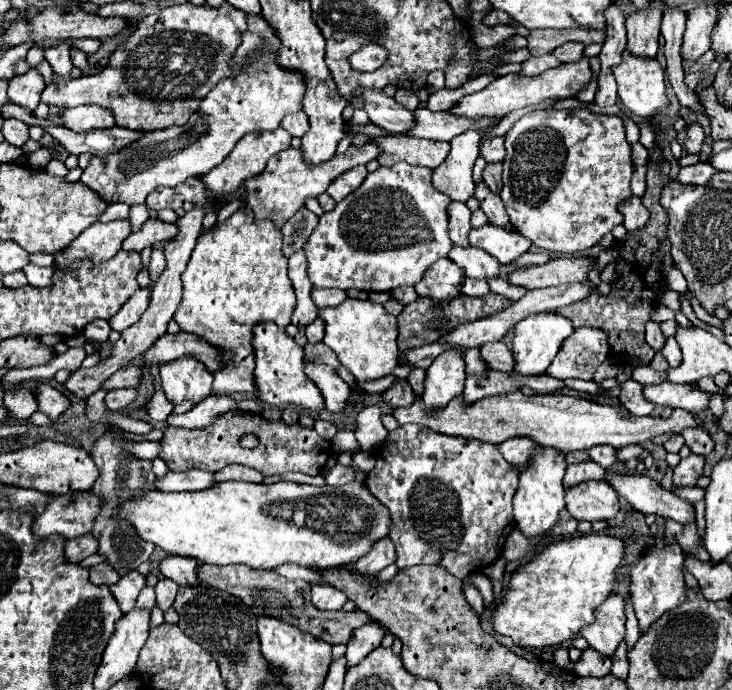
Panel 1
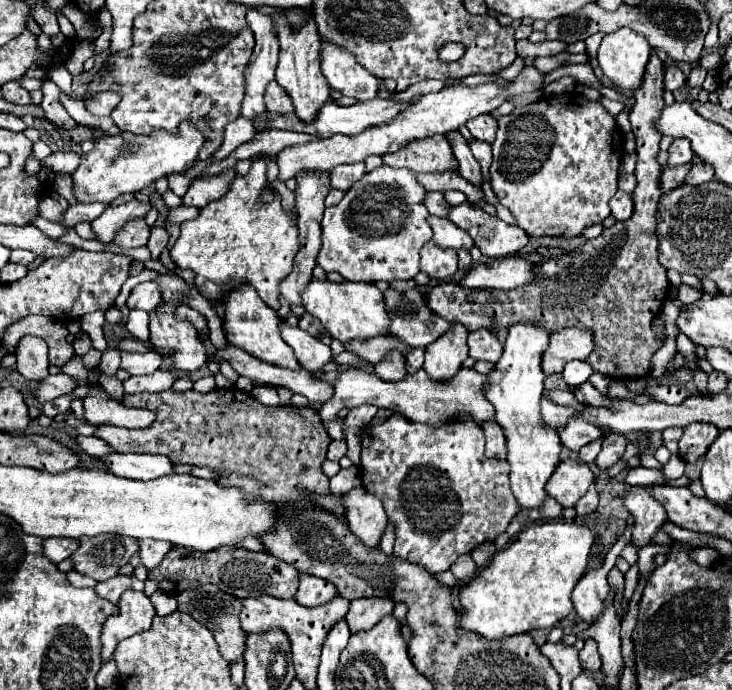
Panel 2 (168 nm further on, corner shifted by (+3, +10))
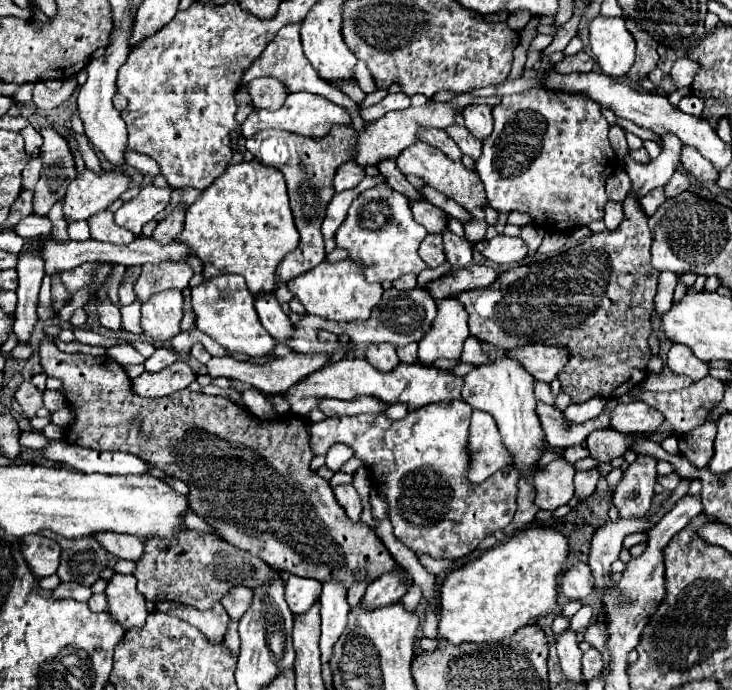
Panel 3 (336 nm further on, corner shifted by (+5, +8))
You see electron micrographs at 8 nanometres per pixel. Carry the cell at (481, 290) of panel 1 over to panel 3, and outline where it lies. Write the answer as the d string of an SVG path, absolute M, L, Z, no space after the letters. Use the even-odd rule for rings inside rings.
M450 230L442 234L444 252L446 254L447 261L454 266L454 268L464 268L470 264L472 260L472 246L462 240L460 236L452 234Z

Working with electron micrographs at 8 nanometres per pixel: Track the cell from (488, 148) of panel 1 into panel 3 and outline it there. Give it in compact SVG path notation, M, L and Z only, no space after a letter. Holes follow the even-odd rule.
M470 106L462 112L466 120L466 128L472 132L472 136L486 140L492 132L492 108L490 106Z

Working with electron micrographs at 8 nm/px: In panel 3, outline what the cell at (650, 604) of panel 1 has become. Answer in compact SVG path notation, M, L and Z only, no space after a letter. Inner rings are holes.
M638 456L624 472L624 478L614 488L612 502L622 518L642 518L652 508L656 484L656 458Z

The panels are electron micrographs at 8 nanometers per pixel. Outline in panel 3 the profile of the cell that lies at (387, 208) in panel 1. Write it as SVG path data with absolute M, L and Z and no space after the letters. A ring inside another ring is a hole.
M378 184L352 202L346 220L336 230L336 248L348 250L348 258L360 264L368 282L392 282L404 274L418 274L426 268L426 262L418 256L418 246L426 234L428 232L412 218L410 200L388 184Z

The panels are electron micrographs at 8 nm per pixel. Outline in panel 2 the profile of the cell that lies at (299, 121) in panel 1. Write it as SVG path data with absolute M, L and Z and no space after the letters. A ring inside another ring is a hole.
M272 80L272 82L266 86L264 100L266 100L266 108L268 108L270 112L276 112L276 114L294 112L294 110L292 110L292 100L288 98L288 94L284 94L284 88L282 88L276 80Z

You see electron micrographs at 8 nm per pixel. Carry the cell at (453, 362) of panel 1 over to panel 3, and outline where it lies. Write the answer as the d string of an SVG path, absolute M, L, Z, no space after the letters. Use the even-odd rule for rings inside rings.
M456 298L440 300L434 326L420 340L420 362L432 366L440 358L458 360L468 334L468 314L462 304Z

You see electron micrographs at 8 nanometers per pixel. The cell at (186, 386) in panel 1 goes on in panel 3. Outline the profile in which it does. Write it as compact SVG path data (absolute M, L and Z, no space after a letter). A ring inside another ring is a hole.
M180 290L154 294L142 304L142 328L150 340L168 342L180 332L184 316L184 296Z

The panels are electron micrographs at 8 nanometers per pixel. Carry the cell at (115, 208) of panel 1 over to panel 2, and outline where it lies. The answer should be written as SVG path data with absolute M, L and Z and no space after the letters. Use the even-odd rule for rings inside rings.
M100 202L74 204L74 206L68 206L68 208L64 210L62 224L64 224L66 228L74 228L78 222L92 222L92 220L98 218L104 210L106 210L106 204L100 204Z

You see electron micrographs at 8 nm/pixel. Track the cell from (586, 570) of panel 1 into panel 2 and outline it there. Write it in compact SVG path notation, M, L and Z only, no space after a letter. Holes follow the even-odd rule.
M544 522L526 526L506 550L496 552L490 564L482 568L480 574L460 590L460 606L464 612L458 618L458 628L476 632L488 640L498 640L506 636L524 634L536 628L558 626L574 610L570 594L586 570L592 544L592 532L586 526L574 522Z

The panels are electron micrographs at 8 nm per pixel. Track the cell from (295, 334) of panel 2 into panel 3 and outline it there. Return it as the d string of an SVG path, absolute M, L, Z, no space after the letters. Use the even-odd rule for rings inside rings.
M260 294L256 296L254 304L256 304L256 312L260 316L262 326L270 332L270 336L278 344L288 344L290 340L294 340L294 324L282 312L274 294Z

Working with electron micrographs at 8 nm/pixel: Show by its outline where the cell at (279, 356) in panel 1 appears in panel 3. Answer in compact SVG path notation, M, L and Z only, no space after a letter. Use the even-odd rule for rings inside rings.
M224 274L218 278L204 280L196 288L192 288L192 308L196 312L196 326L200 332L214 338L220 346L230 352L246 354L246 356L268 356L272 354L276 342L262 328L260 318L254 308L254 296L248 292L242 276Z

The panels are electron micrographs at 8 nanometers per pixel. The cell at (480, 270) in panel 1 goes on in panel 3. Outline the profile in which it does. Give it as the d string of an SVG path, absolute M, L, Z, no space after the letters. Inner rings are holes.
M412 202L412 214L414 220L422 224L428 232L444 234L444 230L448 228L448 216L430 202Z

